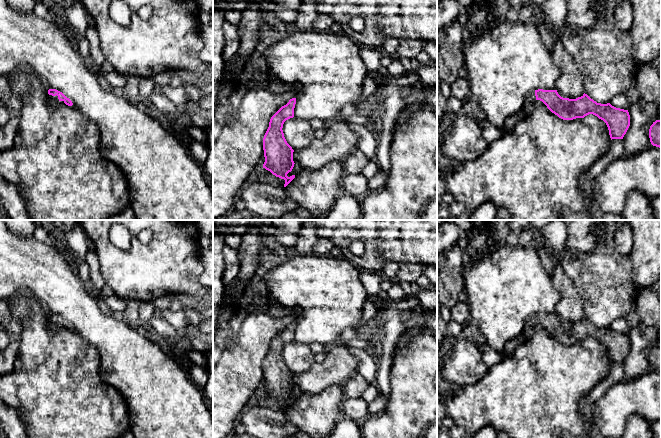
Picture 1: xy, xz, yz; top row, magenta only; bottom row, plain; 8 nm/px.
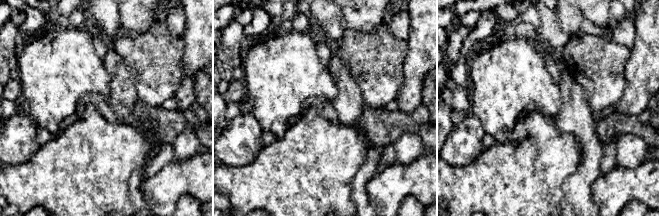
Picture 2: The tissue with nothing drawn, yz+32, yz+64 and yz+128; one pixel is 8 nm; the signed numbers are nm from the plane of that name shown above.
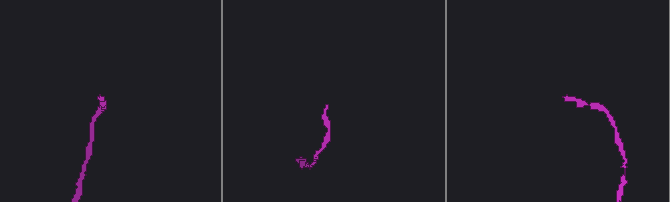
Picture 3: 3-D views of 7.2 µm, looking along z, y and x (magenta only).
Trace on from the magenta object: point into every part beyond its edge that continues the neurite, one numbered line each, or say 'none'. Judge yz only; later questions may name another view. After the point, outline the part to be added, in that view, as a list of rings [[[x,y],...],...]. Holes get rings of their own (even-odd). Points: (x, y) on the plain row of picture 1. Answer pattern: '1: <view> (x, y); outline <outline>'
1: yz (528, 330); outline [[[535,315],[530,316],[525,324],[522,333],[511,339],[505,344],[504,351],[502,352],[502,357],[506,358],[511,355],[515,349],[519,346],[531,339],[534,333],[534,327],[536,325]]]

